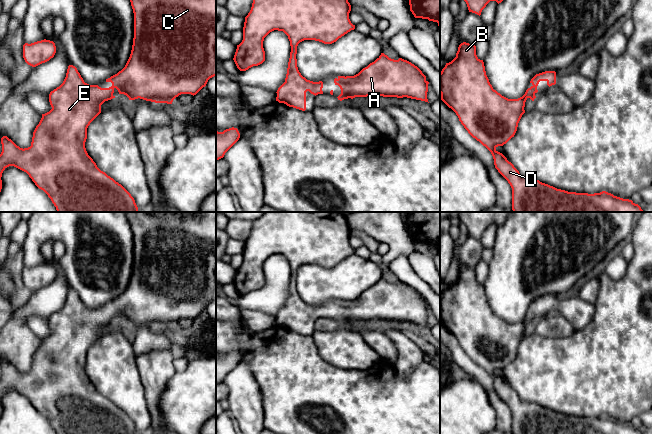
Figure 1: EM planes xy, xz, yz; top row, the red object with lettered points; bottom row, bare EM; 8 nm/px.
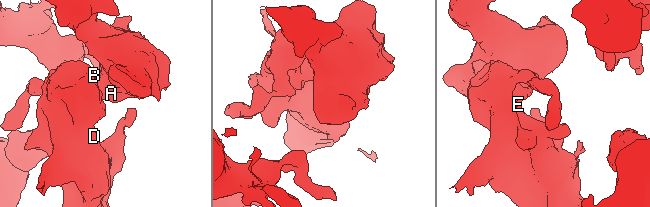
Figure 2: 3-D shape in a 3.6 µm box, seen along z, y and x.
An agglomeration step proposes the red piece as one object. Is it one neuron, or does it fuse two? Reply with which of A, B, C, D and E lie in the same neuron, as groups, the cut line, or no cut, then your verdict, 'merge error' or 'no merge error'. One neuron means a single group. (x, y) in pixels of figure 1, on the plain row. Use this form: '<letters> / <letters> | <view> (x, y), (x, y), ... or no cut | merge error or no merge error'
A B C D E | no cut | no merge error

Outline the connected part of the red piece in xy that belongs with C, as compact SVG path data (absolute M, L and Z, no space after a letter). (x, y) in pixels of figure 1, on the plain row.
M124 212L124 214L131 226L134 237L133 269L130 281L125 291L117 298L106 303L106 306L112 307L111 311L101 312L98 309L89 309L85 307L77 292L73 289L69 289L63 307L49 318L49 326L52 333L49 336L42 338L42 342L33 356L31 370L23 373L17 370L7 360L3 360L1 362L2 376L0 378L0 416L2 413L1 401L3 395L9 390L14 390L29 399L35 409L48 419L56 431L56 434L138 434L135 424L131 418L121 408L116 406L105 396L101 395L93 383L88 379L85 372L87 352L101 337L101 329L105 325L115 322L113 319L115 312L118 314L119 318L126 319L129 324L140 322L155 327L172 328L173 324L181 318L196 319L203 311L206 310L210 302L216 300L216 212Z

